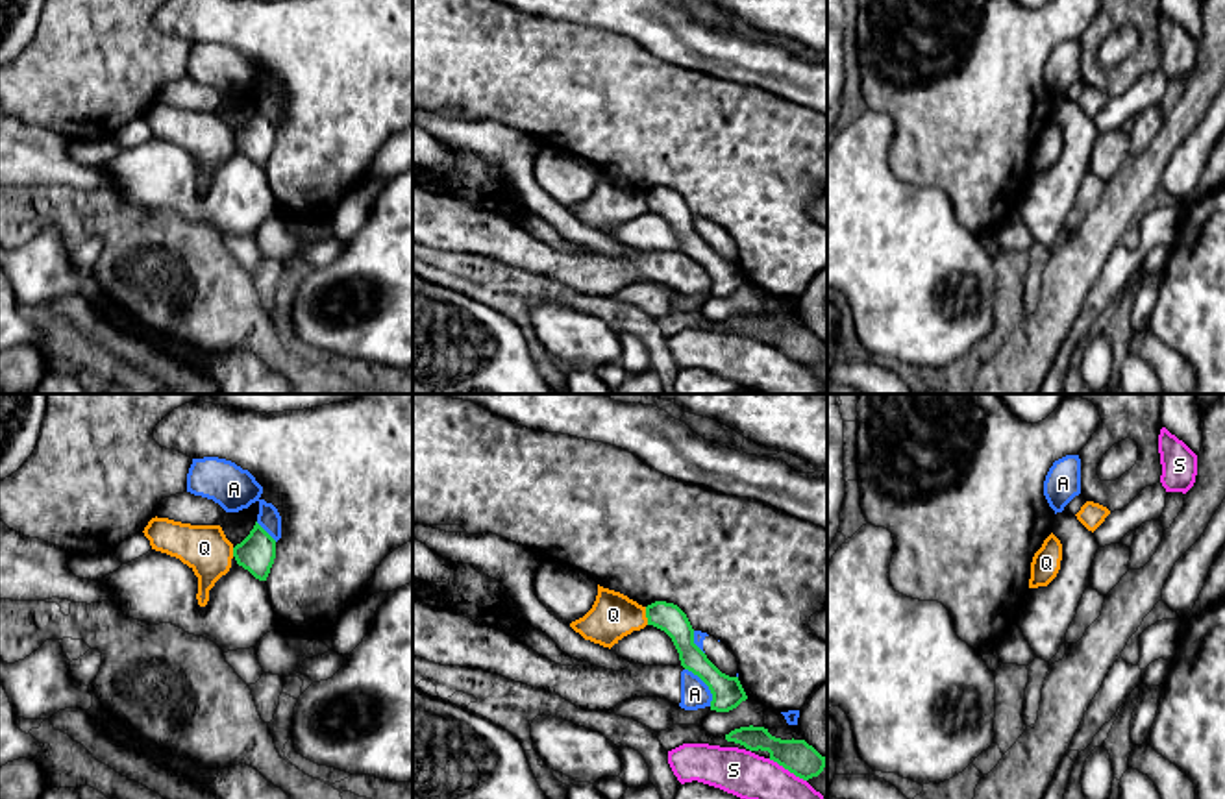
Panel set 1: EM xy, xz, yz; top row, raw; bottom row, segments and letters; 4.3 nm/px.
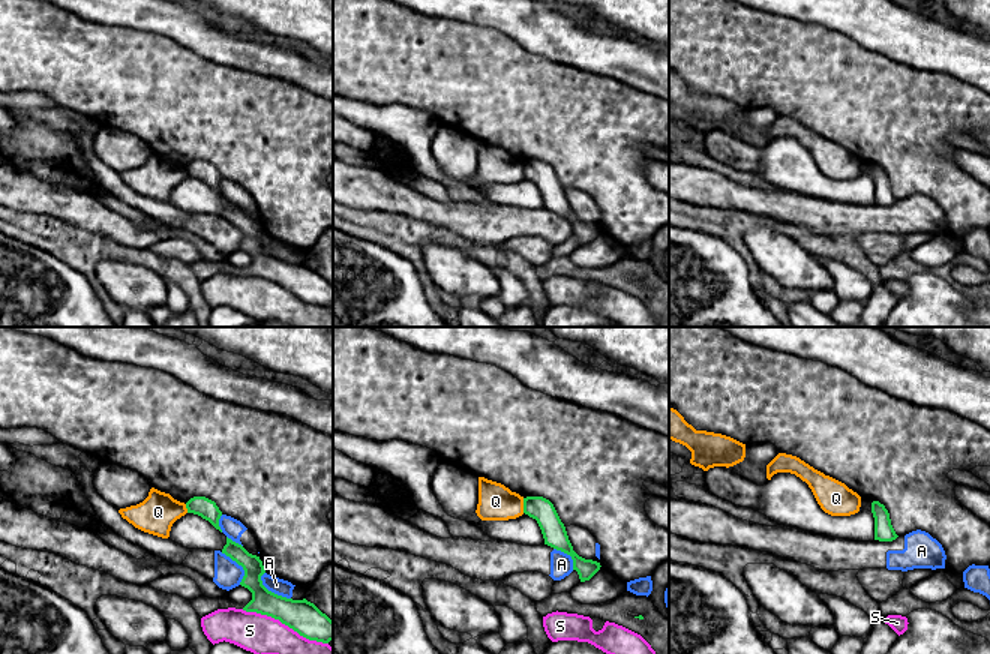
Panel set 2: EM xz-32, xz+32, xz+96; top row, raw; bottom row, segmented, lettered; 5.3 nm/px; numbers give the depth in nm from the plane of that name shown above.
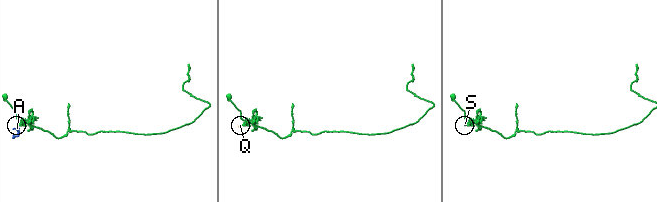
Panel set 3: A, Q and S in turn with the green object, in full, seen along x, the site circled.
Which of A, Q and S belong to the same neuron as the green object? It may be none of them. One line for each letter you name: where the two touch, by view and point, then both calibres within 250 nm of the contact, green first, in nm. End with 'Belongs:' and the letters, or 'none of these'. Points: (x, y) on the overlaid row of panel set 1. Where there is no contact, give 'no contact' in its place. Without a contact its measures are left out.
Belongs: none of these

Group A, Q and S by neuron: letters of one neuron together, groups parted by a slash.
A Q S

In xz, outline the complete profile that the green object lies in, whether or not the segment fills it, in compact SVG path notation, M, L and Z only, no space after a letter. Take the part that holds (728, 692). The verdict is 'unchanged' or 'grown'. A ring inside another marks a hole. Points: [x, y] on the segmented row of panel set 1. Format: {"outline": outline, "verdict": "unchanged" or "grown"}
{"outline": "M655 601L646 607L648 625L664 631L677 653L681 666L698 675L711 690L711 710L729 712L748 699L738 677L722 673L694 644L694 629L687 614L674 603Z", "verdict": "unchanged"}

